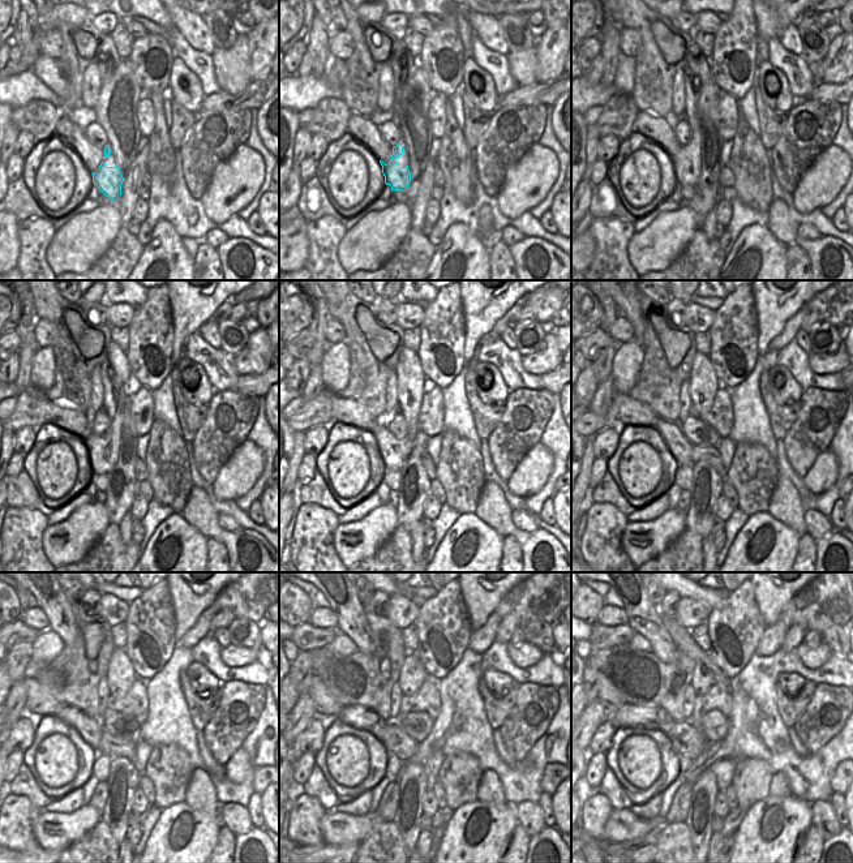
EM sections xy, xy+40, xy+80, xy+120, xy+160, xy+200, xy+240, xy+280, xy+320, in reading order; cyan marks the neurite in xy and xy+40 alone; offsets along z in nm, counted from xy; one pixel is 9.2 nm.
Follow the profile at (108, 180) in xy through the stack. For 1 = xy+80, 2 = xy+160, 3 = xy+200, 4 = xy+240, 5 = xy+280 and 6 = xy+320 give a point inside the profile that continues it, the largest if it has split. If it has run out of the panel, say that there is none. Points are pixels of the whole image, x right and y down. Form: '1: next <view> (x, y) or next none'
1: next xy+80 (686, 175)
2: next xy+160 (388, 443)
3: next xy+200 (672, 433)
4: next xy+240 (89, 728)
5: next xy+280 (359, 717)
6: next xy+320 (628, 716)

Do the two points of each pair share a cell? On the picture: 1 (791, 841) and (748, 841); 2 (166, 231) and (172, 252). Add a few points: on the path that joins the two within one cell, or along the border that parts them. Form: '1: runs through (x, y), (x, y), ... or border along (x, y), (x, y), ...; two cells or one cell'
1: runs through (780, 841), (770, 844), (758, 841); one cell
2: runs through (166, 236), (167, 247); one cell

